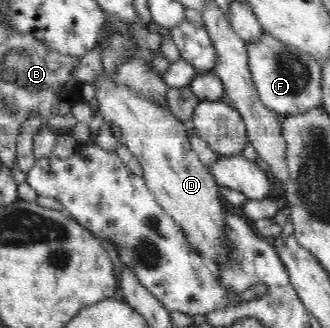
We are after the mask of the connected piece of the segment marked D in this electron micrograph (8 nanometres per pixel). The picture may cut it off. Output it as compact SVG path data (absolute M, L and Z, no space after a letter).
M105 73L97 75L93 81L95 85L95 99L98 109L102 112L109 123L117 123L121 127L122 141L129 147L129 151L137 157L141 163L143 175L149 191L155 196L157 203L164 209L164 212L171 216L180 227L185 239L191 245L193 251L205 258L209 258L213 265L216 259L228 257L228 248L224 247L224 209L227 204L220 197L219 187L207 166L196 156L190 146L190 136L184 123L179 121L169 111L165 102L158 99L147 98L145 94L132 90L129 86L123 86L115 77L107 77Z

